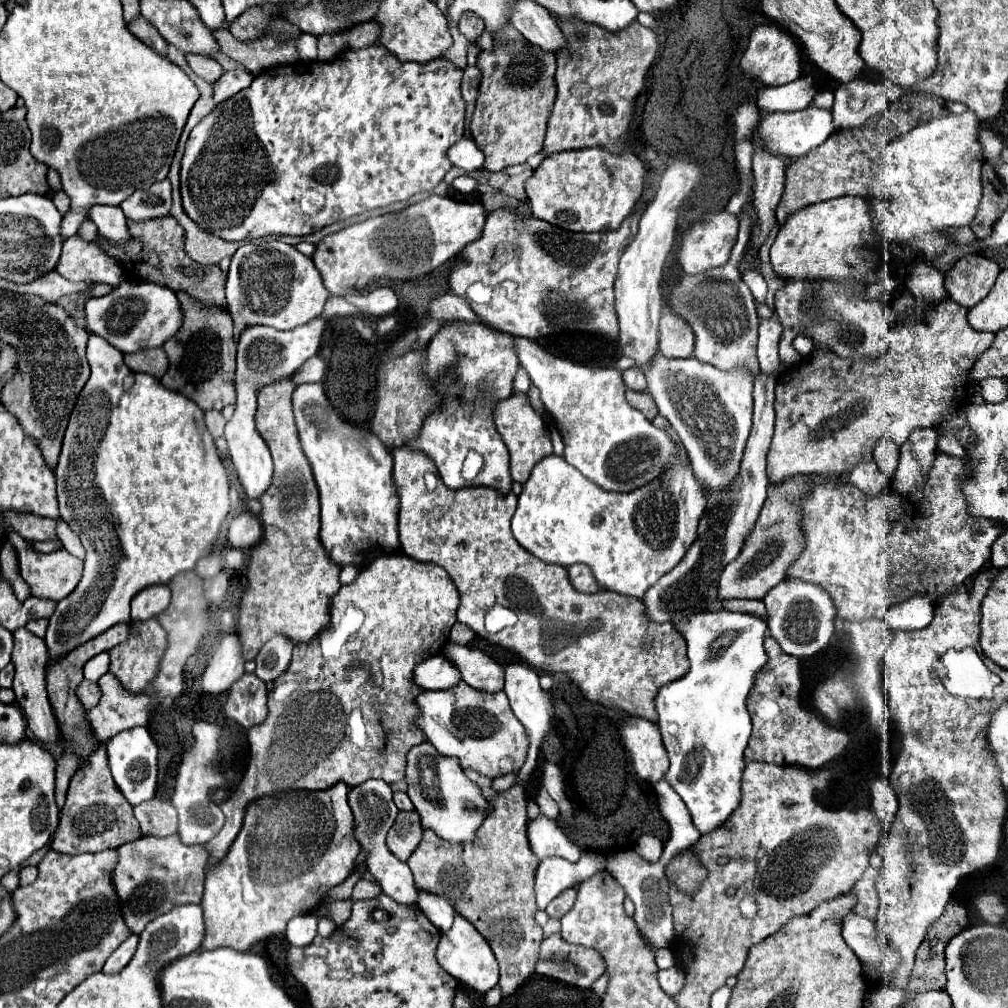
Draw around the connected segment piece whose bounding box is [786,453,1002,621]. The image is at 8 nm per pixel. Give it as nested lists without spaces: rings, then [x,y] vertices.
[[[936,453],[936,461],[930,469],[926,485],[914,491],[914,499],[912,495],[902,497],[904,517],[896,523],[890,523],[886,517],[888,513],[886,501],[890,489],[878,499],[872,499],[864,495],[860,489],[856,489],[852,483],[844,483],[842,487],[830,483],[816,487],[802,503],[804,507],[802,529],[806,533],[804,553],[788,569],[786,575],[820,583],[830,593],[838,609],[838,617],[850,621],[862,621],[868,617],[884,619],[886,611],[892,605],[916,593],[924,593],[936,601],[946,591],[952,591],[954,587],[962,585],[968,577],[972,577],[974,573],[978,573],[982,567],[988,565],[990,547],[1002,531],[1002,527],[992,519],[968,515],[964,495],[958,487],[958,479],[964,473],[966,467],[960,457],[948,457],[944,453]]]

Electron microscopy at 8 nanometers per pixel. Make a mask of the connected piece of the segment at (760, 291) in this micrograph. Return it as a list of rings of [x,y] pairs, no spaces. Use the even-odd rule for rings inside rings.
[[[750,269],[750,271],[746,271],[742,275],[742,279],[750,287],[750,291],[752,291],[754,299],[756,299],[756,305],[764,305],[766,303],[766,281],[764,281],[764,277],[758,271]]]

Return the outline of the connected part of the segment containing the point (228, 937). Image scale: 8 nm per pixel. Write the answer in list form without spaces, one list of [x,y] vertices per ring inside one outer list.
[[[336,783],[324,791],[282,791],[248,803],[244,823],[228,853],[218,863],[208,865],[204,899],[200,903],[206,923],[200,951],[220,947],[250,951],[262,939],[282,933],[288,919],[310,913],[328,889],[350,875],[360,847],[352,839],[352,811],[346,803],[346,793],[348,785]]]

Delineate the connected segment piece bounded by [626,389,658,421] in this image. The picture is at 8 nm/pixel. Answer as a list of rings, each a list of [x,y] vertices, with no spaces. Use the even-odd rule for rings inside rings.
[[[628,389],[626,391],[626,399],[628,399],[628,403],[632,407],[640,409],[644,413],[644,417],[648,417],[650,421],[658,415],[658,407],[656,407],[654,399],[646,391],[632,391],[632,389]]]

